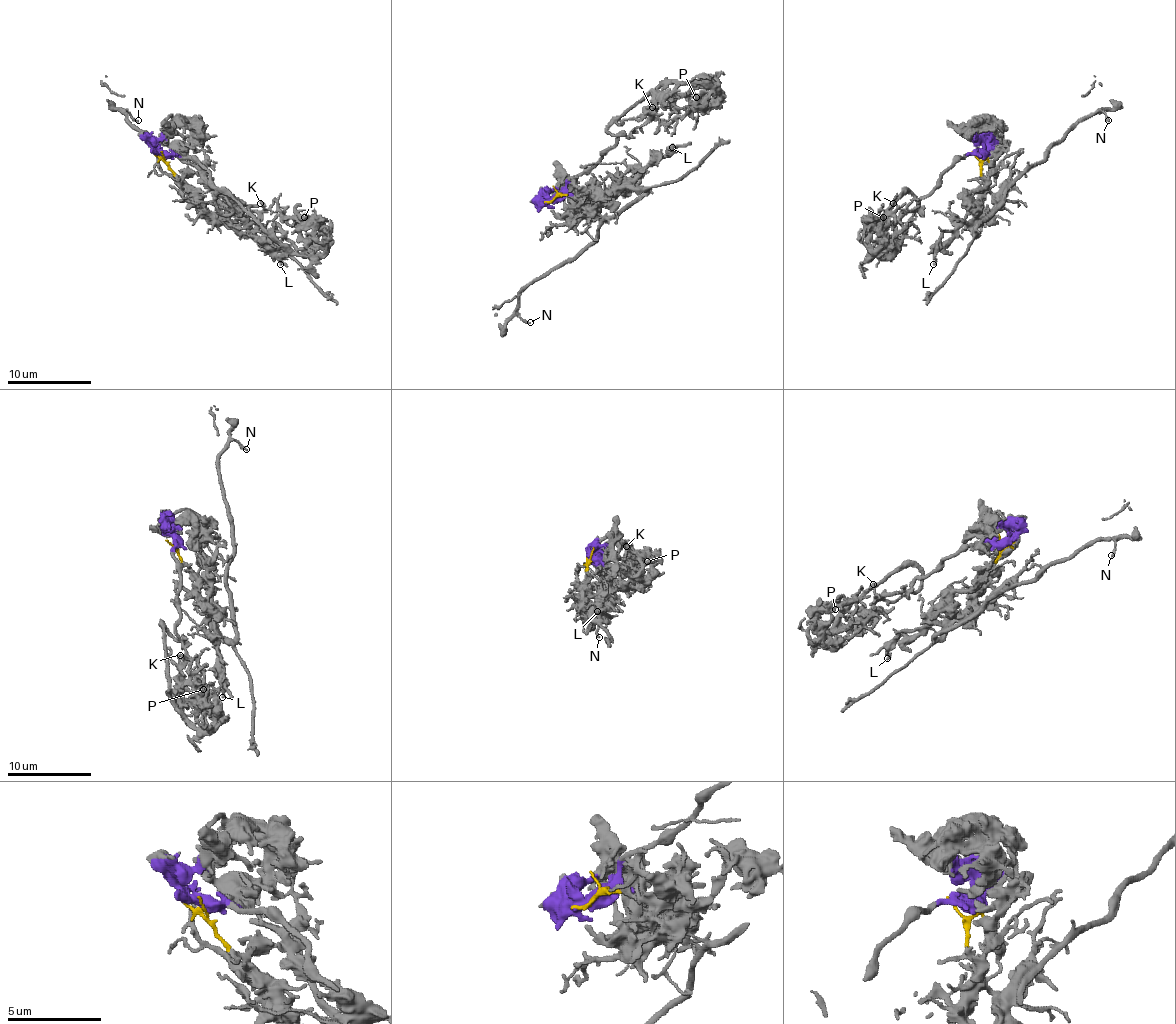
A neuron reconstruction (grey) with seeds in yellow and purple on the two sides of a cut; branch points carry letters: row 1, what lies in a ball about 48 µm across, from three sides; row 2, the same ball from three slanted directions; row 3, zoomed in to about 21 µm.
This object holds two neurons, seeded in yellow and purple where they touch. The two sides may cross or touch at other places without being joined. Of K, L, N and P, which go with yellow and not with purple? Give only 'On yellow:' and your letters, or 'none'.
On yellow: L, N

